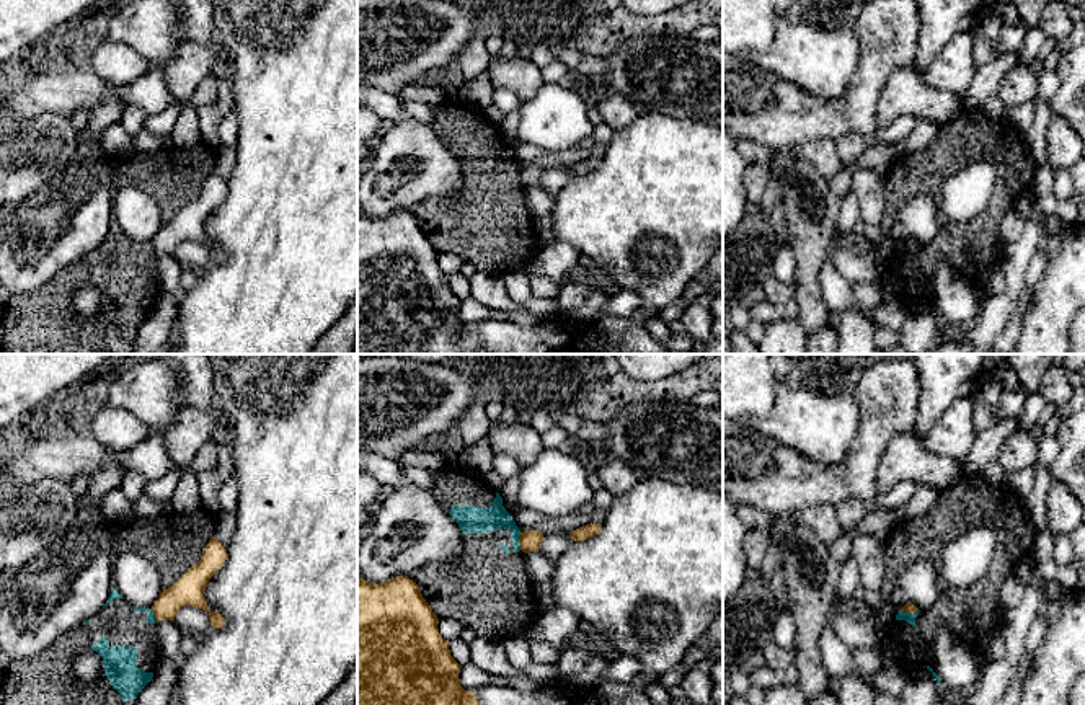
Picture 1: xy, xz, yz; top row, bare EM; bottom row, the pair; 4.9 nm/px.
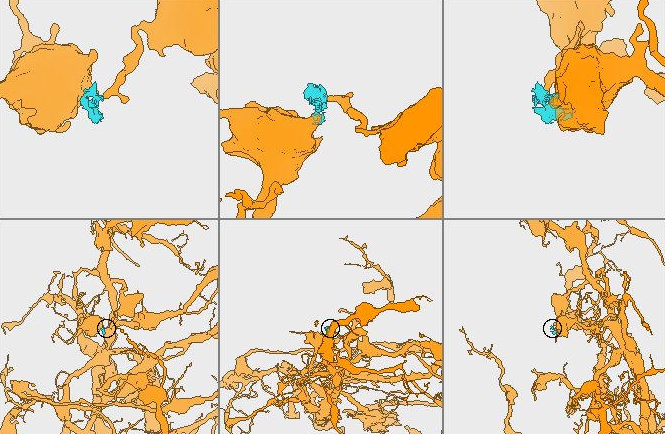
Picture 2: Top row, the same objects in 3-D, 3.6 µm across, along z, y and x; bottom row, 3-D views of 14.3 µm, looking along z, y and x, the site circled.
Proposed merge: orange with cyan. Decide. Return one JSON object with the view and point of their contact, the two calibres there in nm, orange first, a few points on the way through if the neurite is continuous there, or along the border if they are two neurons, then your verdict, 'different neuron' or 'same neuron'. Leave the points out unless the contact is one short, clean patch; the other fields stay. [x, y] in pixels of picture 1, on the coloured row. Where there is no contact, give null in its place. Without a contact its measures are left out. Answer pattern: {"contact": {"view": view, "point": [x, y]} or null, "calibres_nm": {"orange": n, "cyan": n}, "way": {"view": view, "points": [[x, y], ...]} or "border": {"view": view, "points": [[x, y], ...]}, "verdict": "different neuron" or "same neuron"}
{"contact": {"view": "xz", "point": [519, 540]}, "calibres_nm": {"orange": 100, "cyan": 130}, "border": {"view": "xz", "points": [[521, 532], [519, 549]]}, "verdict": "different neuron"}

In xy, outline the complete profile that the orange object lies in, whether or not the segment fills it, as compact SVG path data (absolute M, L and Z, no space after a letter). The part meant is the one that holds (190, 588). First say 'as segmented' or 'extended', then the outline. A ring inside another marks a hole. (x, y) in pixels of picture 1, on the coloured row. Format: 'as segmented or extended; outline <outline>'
as segmented; outline M215 539L209 540L202 550L201 560L191 566L173 586L163 589L153 602L155 620L173 620L181 607L193 605L209 614L210 625L222 628L225 619L219 612L210 612L204 597L209 579L224 566L227 548Z

